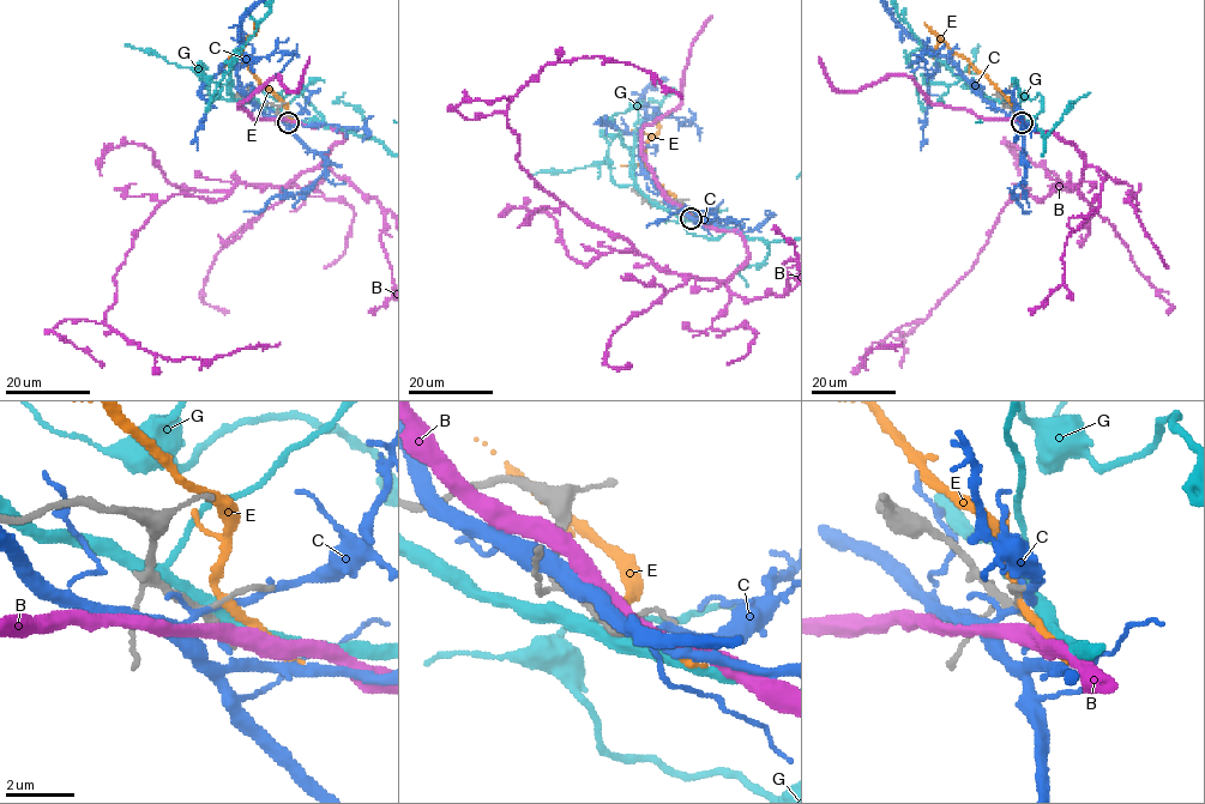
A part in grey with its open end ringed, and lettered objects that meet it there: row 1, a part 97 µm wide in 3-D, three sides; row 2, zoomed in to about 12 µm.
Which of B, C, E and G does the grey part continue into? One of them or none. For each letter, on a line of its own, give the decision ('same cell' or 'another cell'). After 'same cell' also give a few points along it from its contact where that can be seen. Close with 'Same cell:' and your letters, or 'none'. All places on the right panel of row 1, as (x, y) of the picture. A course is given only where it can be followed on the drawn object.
B: another cell
C: another cell
E: another cell
G: another cell
Same cell: none

